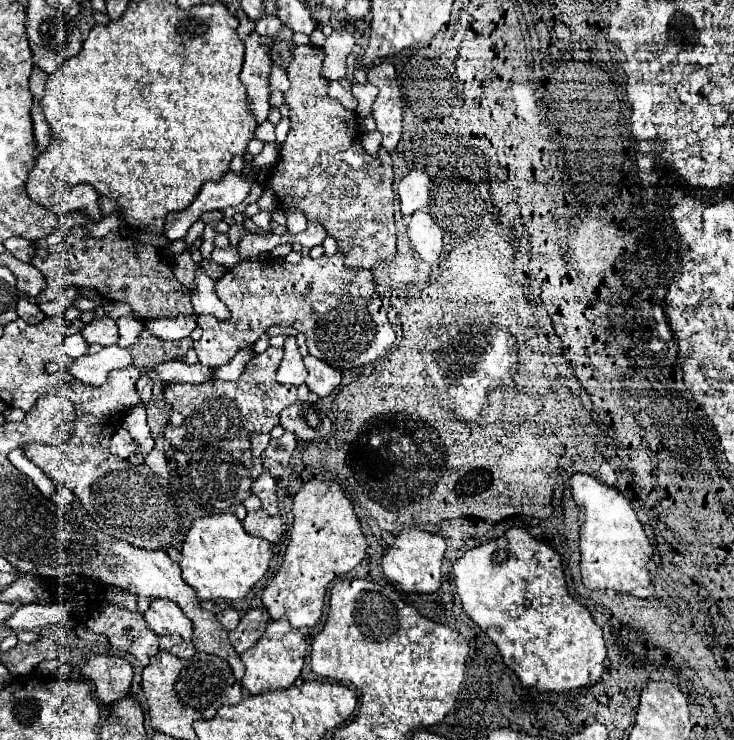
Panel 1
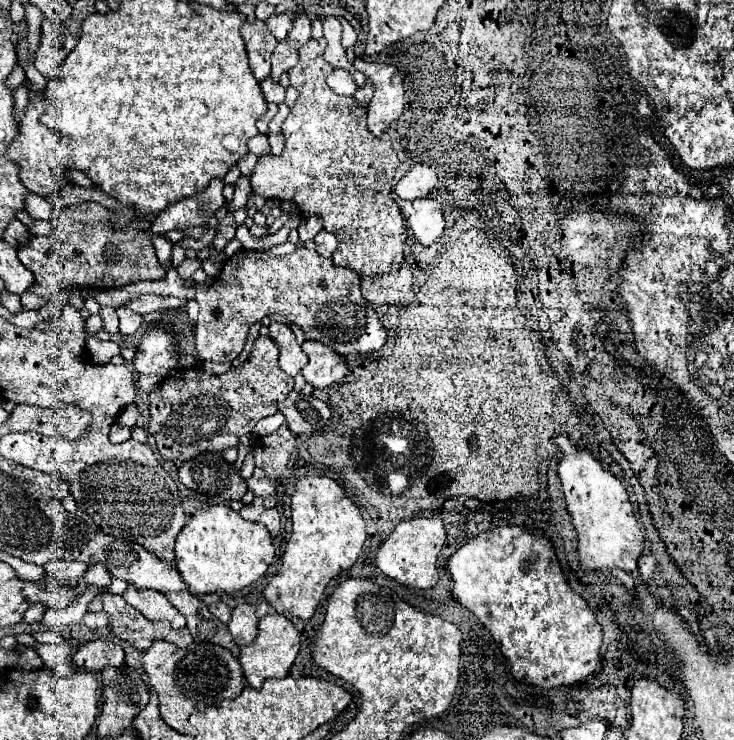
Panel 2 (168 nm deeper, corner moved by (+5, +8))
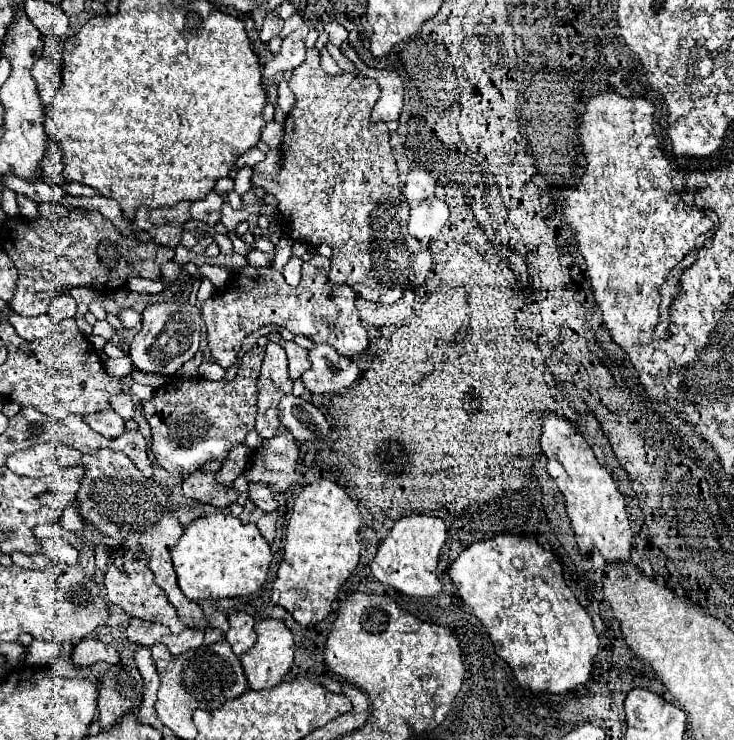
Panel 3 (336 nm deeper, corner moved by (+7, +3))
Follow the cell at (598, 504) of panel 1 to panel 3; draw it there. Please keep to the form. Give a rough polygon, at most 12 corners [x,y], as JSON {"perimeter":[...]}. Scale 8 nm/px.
{"perimeter":[[544,411],[540,447],[580,553],[626,561],[626,501],[584,435]]}

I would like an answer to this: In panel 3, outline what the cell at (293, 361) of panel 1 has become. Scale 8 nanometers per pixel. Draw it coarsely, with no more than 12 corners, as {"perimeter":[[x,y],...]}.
{"perimeter":[[280,333],[268,339],[286,351],[292,381],[310,369],[308,351]]}

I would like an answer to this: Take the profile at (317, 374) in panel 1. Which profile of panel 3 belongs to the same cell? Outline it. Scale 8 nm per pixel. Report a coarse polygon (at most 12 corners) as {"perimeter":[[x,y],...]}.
{"perimeter":[[316,343],[302,375],[310,393],[338,393],[360,375],[331,345]]}

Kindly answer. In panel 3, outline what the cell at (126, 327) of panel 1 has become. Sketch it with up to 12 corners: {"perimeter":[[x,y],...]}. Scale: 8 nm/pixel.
{"perimeter":[[122,309],[124,327],[140,325],[142,315],[136,309]]}

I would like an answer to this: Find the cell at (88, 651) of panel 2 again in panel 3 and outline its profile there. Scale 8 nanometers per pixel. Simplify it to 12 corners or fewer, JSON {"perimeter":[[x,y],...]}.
{"perimeter":[[82,639],[72,649],[72,663],[90,667],[118,663],[114,647],[100,639]]}

